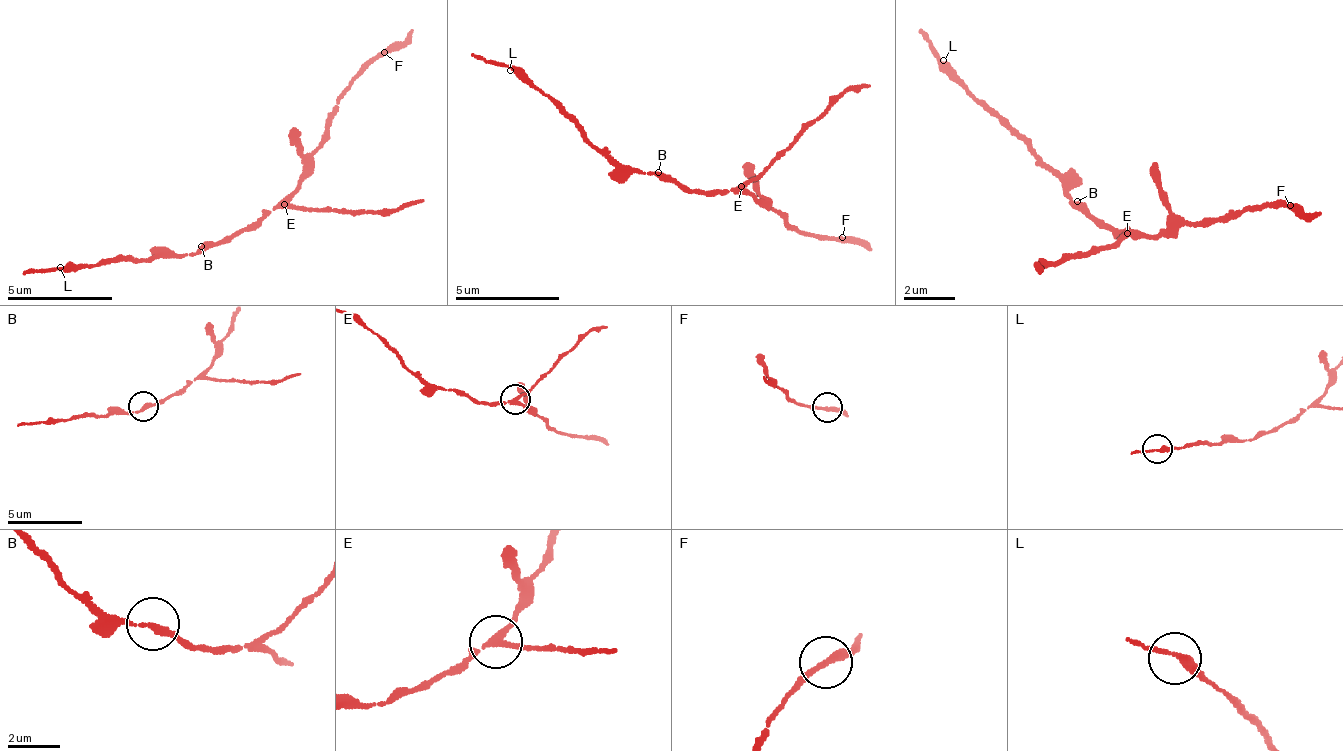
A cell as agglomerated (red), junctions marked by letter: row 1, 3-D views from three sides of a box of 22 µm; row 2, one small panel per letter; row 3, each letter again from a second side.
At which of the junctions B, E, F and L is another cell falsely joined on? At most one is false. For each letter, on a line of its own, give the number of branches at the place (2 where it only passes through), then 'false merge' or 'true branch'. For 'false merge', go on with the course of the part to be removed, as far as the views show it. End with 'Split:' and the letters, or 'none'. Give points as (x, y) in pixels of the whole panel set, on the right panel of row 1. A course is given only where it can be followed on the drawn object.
B: 2 | true branch
E: 3 | false merge | (1128, 234), (1094, 256), (1036, 263), (1038, 275)
F: 2 | true branch
L: 2 | true branch
Split: E

